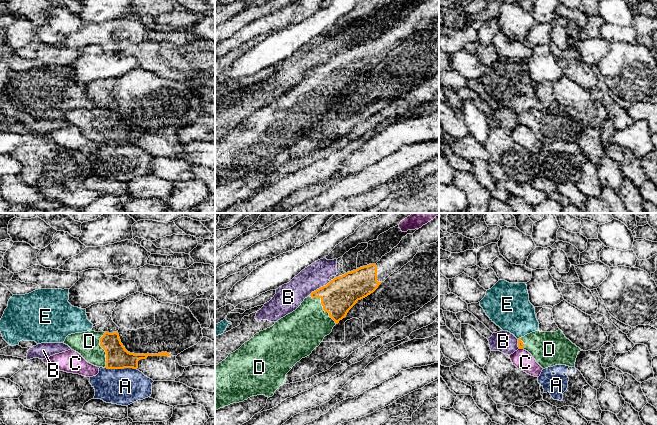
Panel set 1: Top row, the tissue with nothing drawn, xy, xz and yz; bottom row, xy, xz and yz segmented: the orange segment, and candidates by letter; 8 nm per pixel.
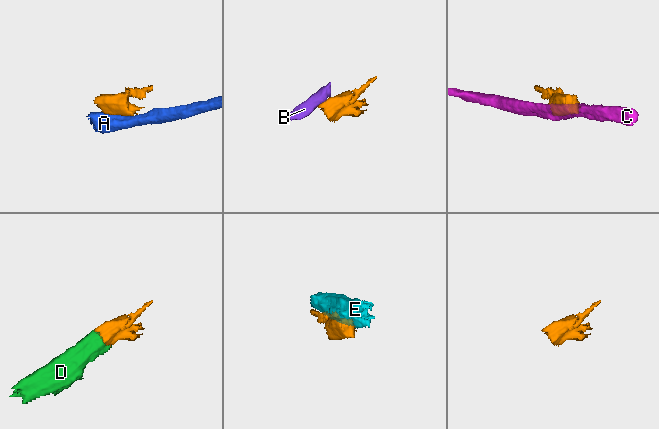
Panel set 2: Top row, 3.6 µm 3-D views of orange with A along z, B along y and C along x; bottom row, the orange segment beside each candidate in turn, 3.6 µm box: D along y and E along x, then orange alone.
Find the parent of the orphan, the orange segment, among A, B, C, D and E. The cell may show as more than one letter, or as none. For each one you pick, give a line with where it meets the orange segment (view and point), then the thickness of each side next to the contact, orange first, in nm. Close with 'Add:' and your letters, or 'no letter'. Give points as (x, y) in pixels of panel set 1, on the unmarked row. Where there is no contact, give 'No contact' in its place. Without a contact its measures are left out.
D: Touches orange at xz (322, 81). Thickness 280 nm (orange) against 340 nm
Add: D

